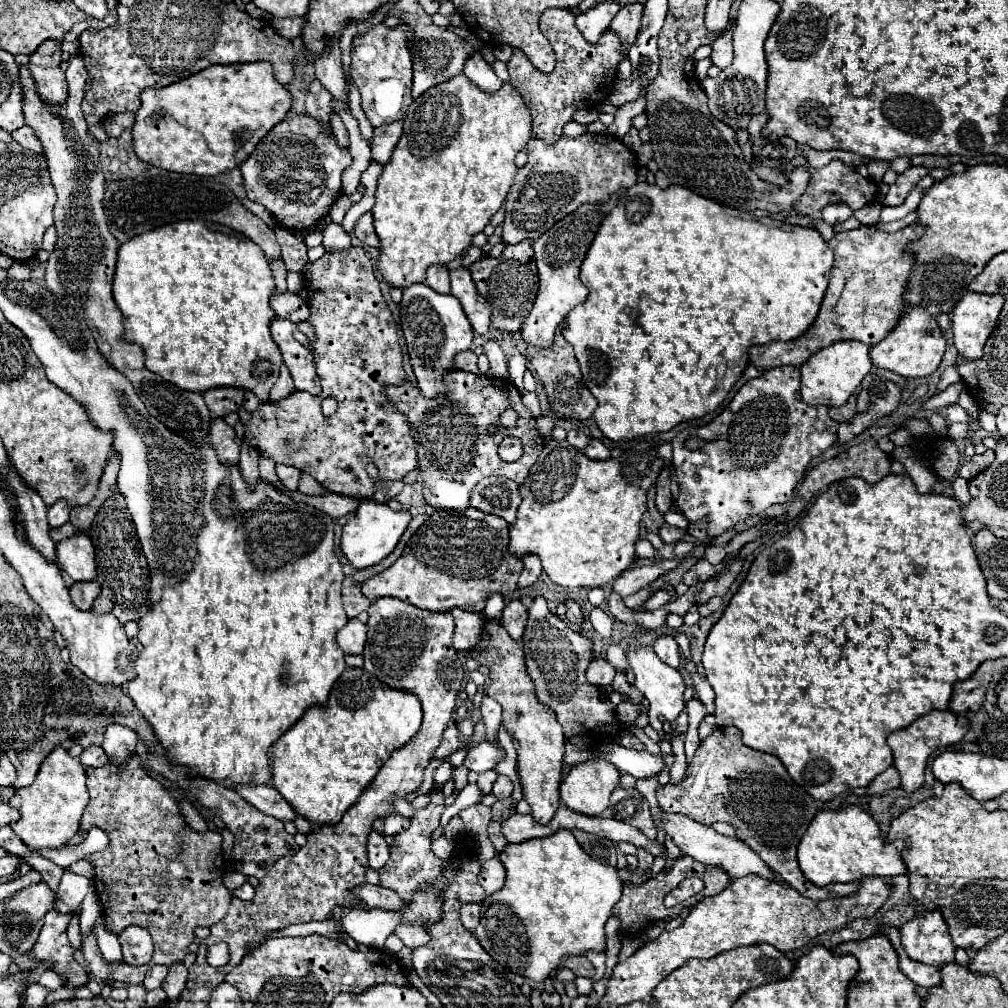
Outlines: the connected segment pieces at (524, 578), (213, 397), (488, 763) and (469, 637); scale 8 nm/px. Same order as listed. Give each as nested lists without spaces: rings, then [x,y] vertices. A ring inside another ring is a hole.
[[[525,555],[525,557],[523,557],[523,563],[525,563],[525,567],[523,567],[521,577],[519,577],[519,587],[521,587],[521,589],[531,587],[531,585],[539,579],[539,575],[543,573],[541,561],[539,561],[537,555]]]
[[[217,387],[217,389],[205,391],[203,399],[215,417],[225,417],[227,413],[239,411],[239,407],[243,403],[243,389]]]
[[[481,741],[475,749],[471,749],[463,761],[463,765],[471,771],[485,771],[485,769],[495,769],[499,761],[505,759],[505,751],[501,751],[497,745],[491,745],[489,741]]]
[[[453,609],[451,611],[455,619],[455,633],[453,633],[453,643],[457,651],[471,651],[479,643],[481,629],[485,625],[485,617],[479,613],[469,613],[463,609]]]

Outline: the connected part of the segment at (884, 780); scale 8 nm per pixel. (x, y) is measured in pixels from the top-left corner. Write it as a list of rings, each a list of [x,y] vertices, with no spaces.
[[[889,767],[869,783],[867,795],[883,795],[895,787],[899,787],[899,773],[893,767]]]

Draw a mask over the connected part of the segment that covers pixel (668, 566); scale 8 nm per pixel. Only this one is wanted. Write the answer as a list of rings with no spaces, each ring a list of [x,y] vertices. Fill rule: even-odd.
[[[671,557],[671,559],[661,559],[653,565],[647,567],[633,567],[633,569],[625,569],[613,583],[613,591],[619,593],[621,597],[633,595],[637,591],[641,591],[645,585],[649,585],[651,581],[655,581],[657,577],[677,569],[681,565],[681,559]]]

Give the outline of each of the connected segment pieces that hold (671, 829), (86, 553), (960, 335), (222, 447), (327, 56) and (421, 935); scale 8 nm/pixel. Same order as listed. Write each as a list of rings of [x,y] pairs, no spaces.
[[[663,813],[663,825],[665,825],[665,829],[667,829],[667,835],[677,843],[677,847],[679,847],[685,855],[689,855],[689,857],[693,857],[693,859],[697,859],[697,861],[701,861],[701,863],[705,863],[705,865],[719,867],[719,869],[727,871],[727,875],[729,875],[731,879],[739,879],[739,877],[745,877],[745,875],[749,875],[749,873],[755,873],[755,875],[761,875],[761,877],[765,877],[765,879],[779,881],[777,873],[773,873],[773,871],[761,861],[761,857],[759,857],[745,841],[741,841],[741,839],[737,839],[737,837],[719,835],[713,827],[695,823],[693,819],[689,819],[689,817],[685,817],[685,815],[675,815],[675,813]]]
[[[85,533],[63,539],[57,543],[59,567],[73,581],[93,581],[95,579],[95,551],[93,543]]]
[[[967,293],[953,309],[951,329],[953,341],[959,357],[965,361],[975,361],[983,355],[983,345],[993,331],[997,317],[1001,313],[1005,295],[979,295]]]
[[[213,419],[209,443],[213,445],[219,463],[223,465],[239,465],[239,451],[241,451],[241,439],[235,435],[233,427],[229,427],[223,419]]]
[[[331,41],[327,51],[313,63],[315,65],[315,79],[331,93],[335,101],[347,103],[347,83],[341,69],[341,51],[339,41]]]
[[[397,925],[393,935],[397,935],[407,947],[415,949],[415,947],[421,947],[421,945],[427,945],[429,941],[429,935],[425,929],[419,929],[417,925]]]

